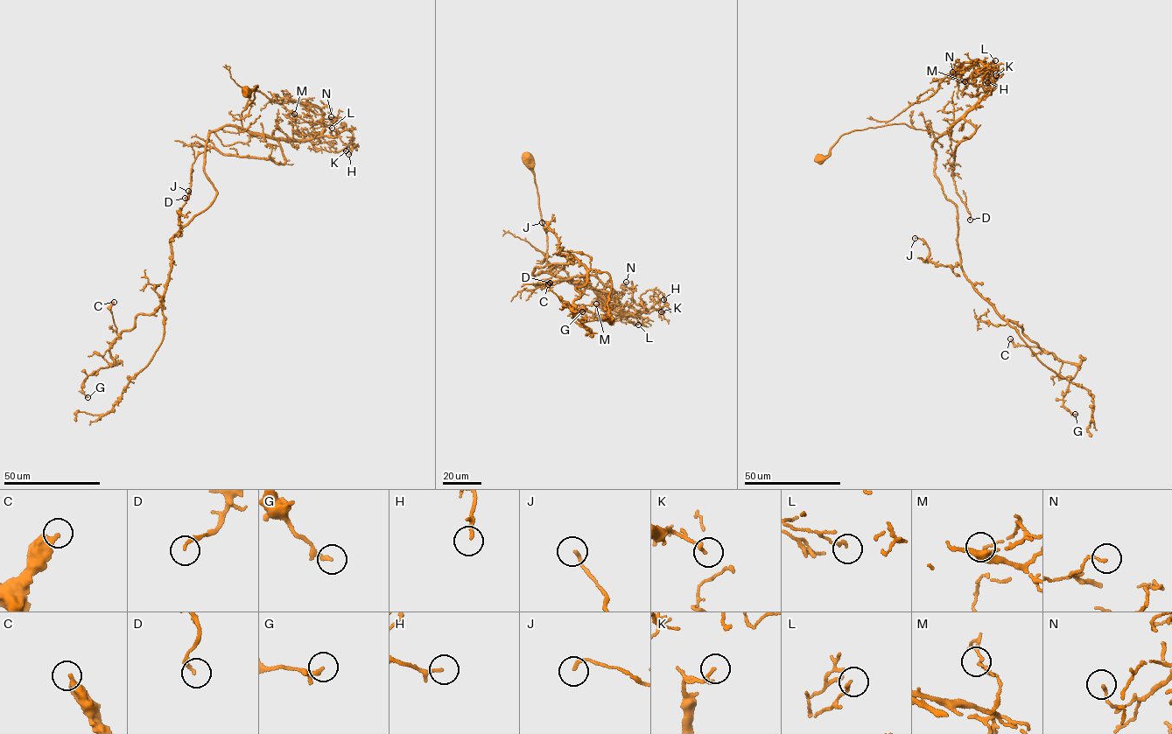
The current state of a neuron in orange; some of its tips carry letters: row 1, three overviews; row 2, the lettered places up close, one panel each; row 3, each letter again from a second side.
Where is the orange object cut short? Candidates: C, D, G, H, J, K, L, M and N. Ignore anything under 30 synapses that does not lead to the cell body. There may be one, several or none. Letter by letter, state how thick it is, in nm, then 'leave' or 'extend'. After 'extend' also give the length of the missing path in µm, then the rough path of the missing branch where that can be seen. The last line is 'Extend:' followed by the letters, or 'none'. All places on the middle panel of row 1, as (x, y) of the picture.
C: 400 nm thick; leave
D: 170 nm thick; leave
G: 220 nm thick; leave
H: 90 nm thick; leave
J: 140 nm thick; leave
K: 130 nm thick; leave
L: 130 nm thick; leave
M: 100 nm thick; leave
N: 120 nm thick; leave
Extend: none

